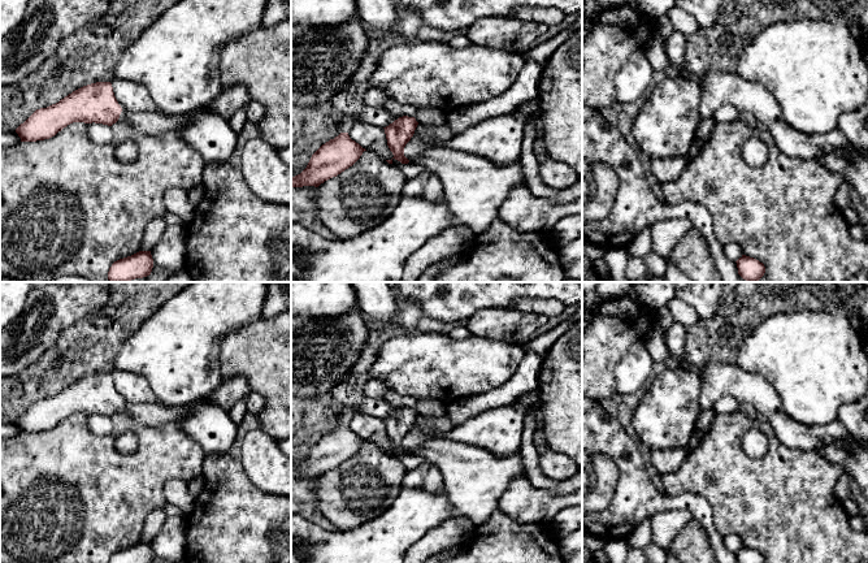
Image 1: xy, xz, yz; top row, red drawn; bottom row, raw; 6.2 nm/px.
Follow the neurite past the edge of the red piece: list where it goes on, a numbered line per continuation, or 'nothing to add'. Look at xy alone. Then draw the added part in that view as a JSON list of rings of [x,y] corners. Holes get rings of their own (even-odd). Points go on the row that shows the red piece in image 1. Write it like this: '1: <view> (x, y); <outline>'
1: xy (151, 122); [[[122,111],[118,121],[127,122],[135,129],[146,134],[159,134],[164,131],[175,131],[179,127],[186,126],[190,117],[183,116],[168,116],[162,112],[129,112]]]

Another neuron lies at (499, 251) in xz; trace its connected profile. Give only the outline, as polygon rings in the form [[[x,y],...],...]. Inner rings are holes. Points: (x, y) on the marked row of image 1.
[[[496,218],[474,237],[474,246],[468,254],[460,254],[455,264],[439,273],[437,282],[499,282],[503,278],[517,282],[563,282],[565,280],[559,250],[552,246],[548,230],[518,231]]]

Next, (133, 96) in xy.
[[[117,78],[112,82],[114,96],[122,111],[156,112],[157,107],[147,87],[127,78]]]

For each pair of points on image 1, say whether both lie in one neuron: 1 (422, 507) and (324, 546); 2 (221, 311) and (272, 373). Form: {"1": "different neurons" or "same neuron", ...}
{"1": "same neuron", "2": "different neurons"}

